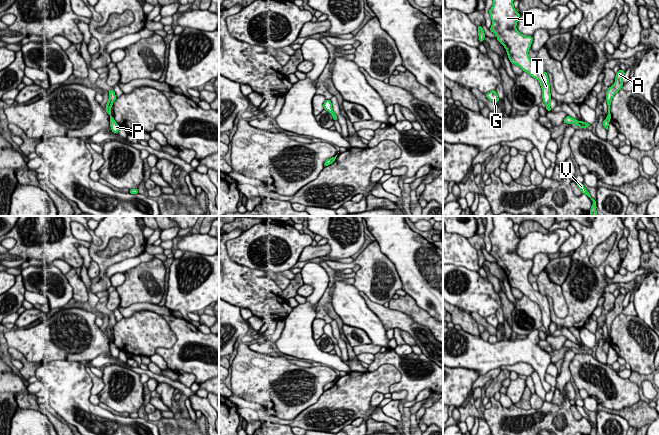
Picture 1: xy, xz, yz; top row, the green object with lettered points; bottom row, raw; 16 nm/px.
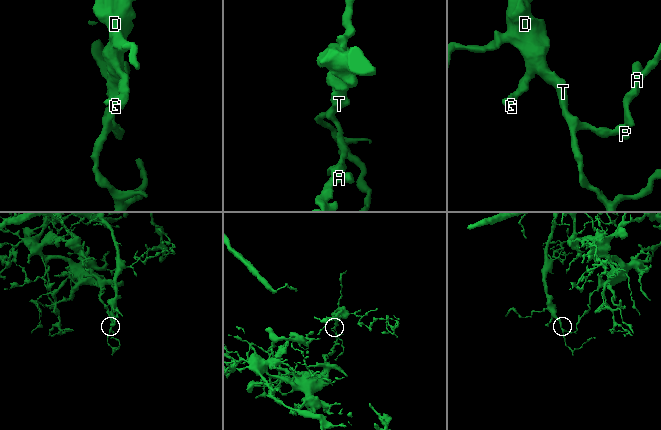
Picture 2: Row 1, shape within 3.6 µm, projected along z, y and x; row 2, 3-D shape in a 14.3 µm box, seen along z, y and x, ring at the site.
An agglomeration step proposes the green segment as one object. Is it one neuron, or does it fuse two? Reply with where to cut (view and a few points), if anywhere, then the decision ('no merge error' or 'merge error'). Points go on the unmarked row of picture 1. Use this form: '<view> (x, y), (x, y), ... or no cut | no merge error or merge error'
yz (607, 341), (609, 343) | merge error

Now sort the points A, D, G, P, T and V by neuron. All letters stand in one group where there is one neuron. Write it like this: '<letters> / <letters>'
A / D G P T V

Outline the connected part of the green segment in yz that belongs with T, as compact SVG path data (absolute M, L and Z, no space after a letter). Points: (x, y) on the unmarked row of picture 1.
M493 216L494 228L489 234L492 249L489 254L505 271L510 287L518 289L523 295L539 305L543 326L547 335L551 336L549 328L552 322L548 299L539 291L535 291L529 282L528 275L533 261L524 260L516 253L520 237L514 232L513 225L513 221L508 216Z

